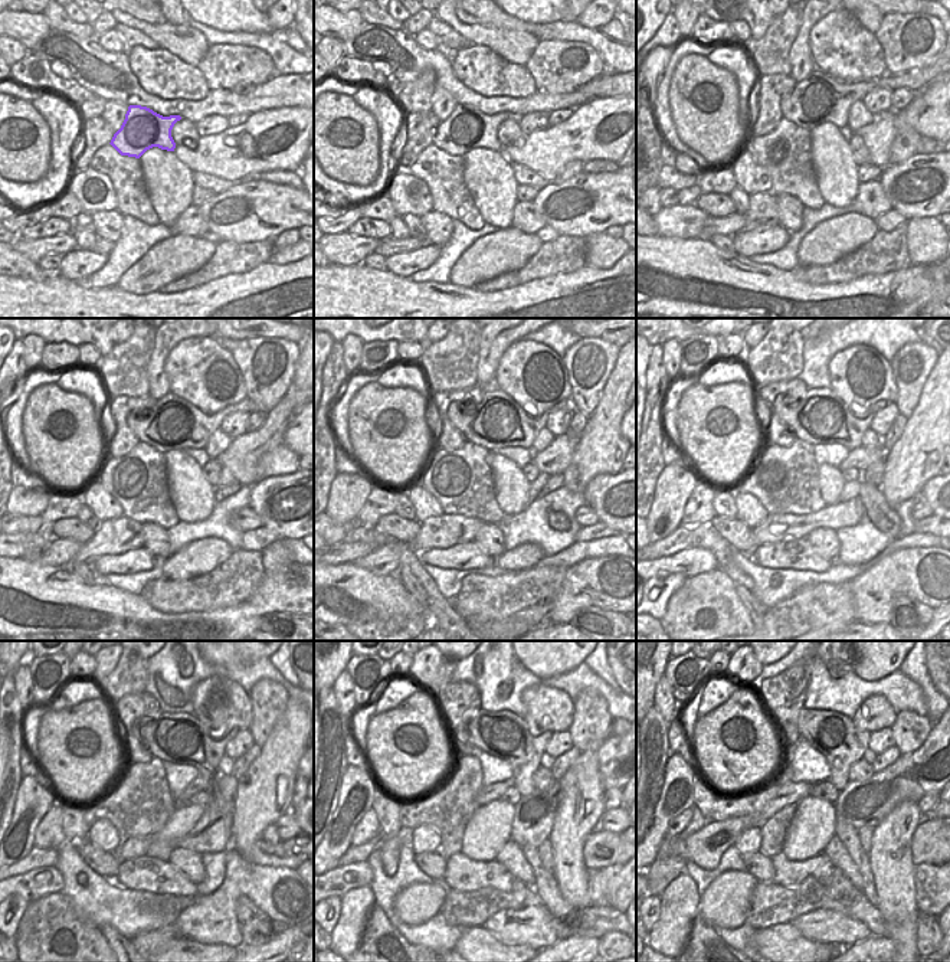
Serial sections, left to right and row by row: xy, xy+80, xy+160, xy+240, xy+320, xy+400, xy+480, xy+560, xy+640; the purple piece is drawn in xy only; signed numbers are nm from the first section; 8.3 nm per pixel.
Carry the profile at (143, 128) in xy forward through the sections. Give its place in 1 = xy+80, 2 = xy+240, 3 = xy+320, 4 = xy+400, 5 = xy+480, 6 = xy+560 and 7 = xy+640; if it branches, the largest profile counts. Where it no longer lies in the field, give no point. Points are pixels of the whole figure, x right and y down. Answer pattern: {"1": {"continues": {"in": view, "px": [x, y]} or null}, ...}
{"1": {"continues": {"in": "xy+80", "px": [469, 128]}}, "2": {"continues": {"in": "xy+240", "px": [172, 422]}}, "3": {"continues": {"in": "xy+320", "px": [498, 419]}}, "4": {"continues": {"in": "xy+400", "px": [819, 416]}}, "5": {"continues": {"in": "xy+480", "px": [179, 738]}}, "6": {"continues": {"in": "xy+560", "px": [504, 735]}}, "7": {"continues": {"in": "xy+640", "px": [834, 735]}}}

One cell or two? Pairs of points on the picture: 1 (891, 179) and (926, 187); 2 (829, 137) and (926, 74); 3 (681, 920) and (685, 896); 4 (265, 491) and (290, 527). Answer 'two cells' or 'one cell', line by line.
1: one cell
2: two cells
3: one cell
4: one cell

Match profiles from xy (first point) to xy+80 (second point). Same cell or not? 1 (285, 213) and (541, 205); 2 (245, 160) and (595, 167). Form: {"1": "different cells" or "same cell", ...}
{"1": "same cell", "2": "different cells"}

